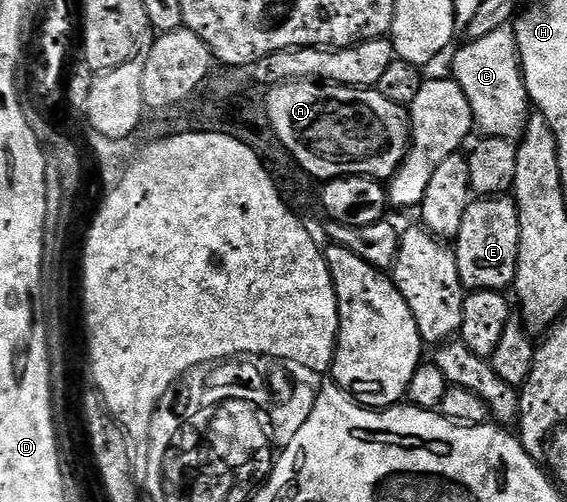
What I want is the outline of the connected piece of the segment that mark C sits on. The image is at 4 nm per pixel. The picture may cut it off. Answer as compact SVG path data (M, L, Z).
M512 25L498 27L498 31L483 39L468 41L452 57L451 76L462 87L470 103L475 132L484 137L497 137L519 142L530 116L528 88L520 70L520 52L516 46L516 30Z

